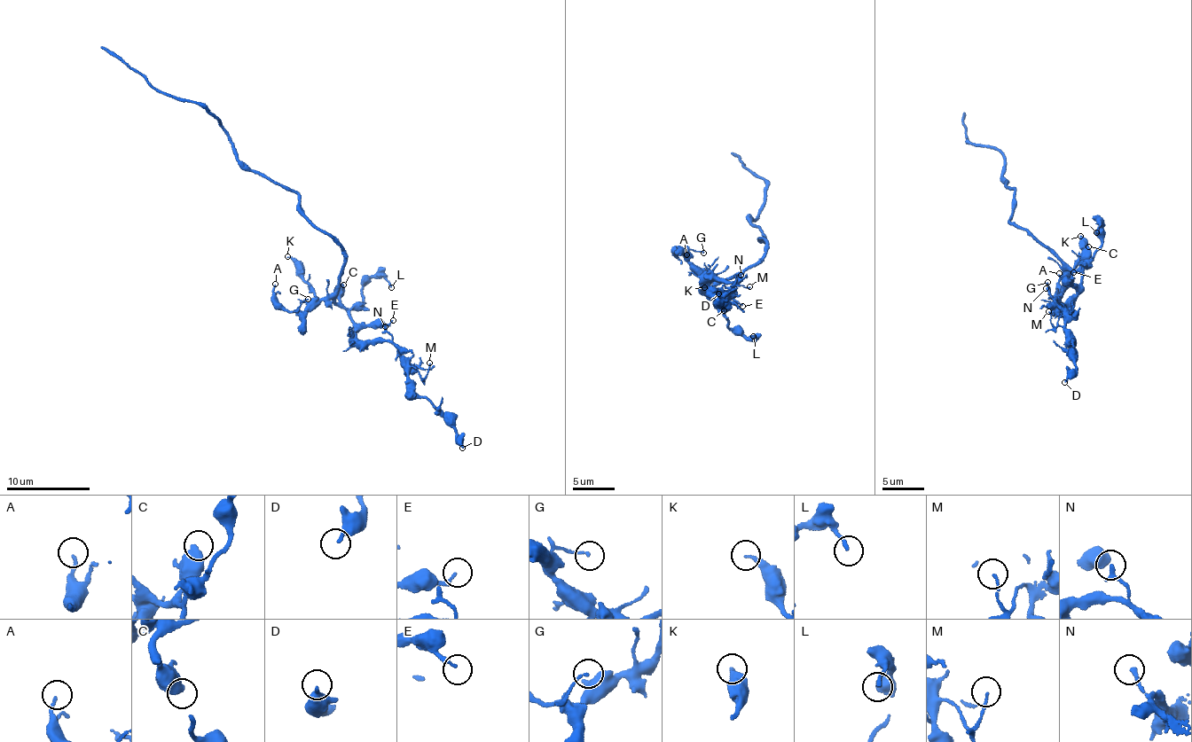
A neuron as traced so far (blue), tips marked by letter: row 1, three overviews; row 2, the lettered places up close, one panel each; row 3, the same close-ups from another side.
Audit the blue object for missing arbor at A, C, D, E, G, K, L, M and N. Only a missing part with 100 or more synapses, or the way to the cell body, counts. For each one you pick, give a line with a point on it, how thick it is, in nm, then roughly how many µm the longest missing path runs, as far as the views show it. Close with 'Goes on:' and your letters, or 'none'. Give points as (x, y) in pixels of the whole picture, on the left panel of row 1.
Goes on: none

